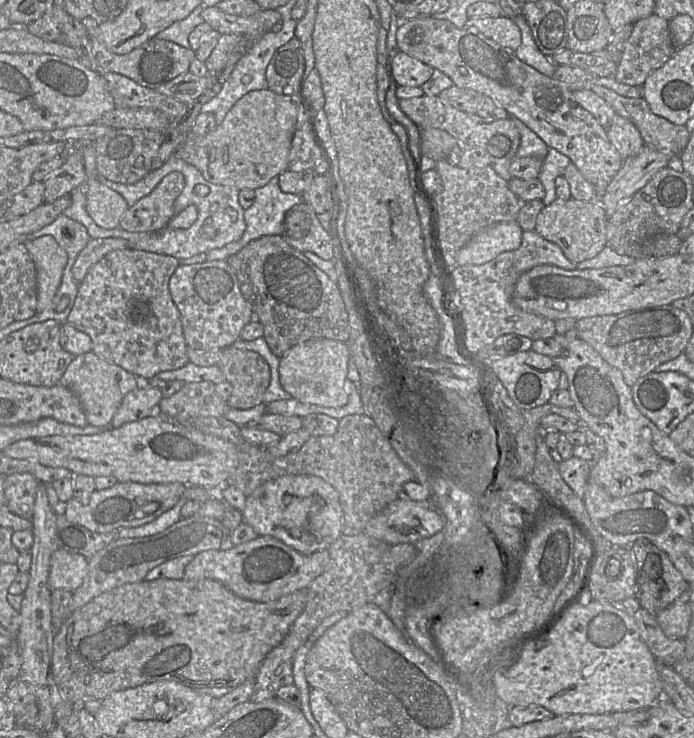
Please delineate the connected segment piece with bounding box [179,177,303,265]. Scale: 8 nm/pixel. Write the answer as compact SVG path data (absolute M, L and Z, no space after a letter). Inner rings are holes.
M278 177L272 178L264 187L254 191L255 200L250 208L244 211L246 229L242 237L222 248L214 249L206 254L196 255L188 259L179 260L180 265L202 264L212 261L226 261L229 257L237 254L251 241L264 236L280 236L283 230L283 221L286 212L293 206L303 202L301 195L285 194L280 191Z

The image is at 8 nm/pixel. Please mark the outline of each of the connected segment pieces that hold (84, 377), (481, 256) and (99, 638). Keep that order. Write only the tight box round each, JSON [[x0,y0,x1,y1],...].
[[58,352,141,428],[456,221,523,265],[50,578,306,705]]

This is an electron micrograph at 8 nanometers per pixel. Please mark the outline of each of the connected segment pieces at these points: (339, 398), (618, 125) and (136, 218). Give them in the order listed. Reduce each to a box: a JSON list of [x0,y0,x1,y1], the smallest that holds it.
[[279,339,350,408],[606,115,645,160],[119,173,184,232]]

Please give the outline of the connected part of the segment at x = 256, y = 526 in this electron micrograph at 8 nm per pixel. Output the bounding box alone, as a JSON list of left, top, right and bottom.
[241,475,343,555]

